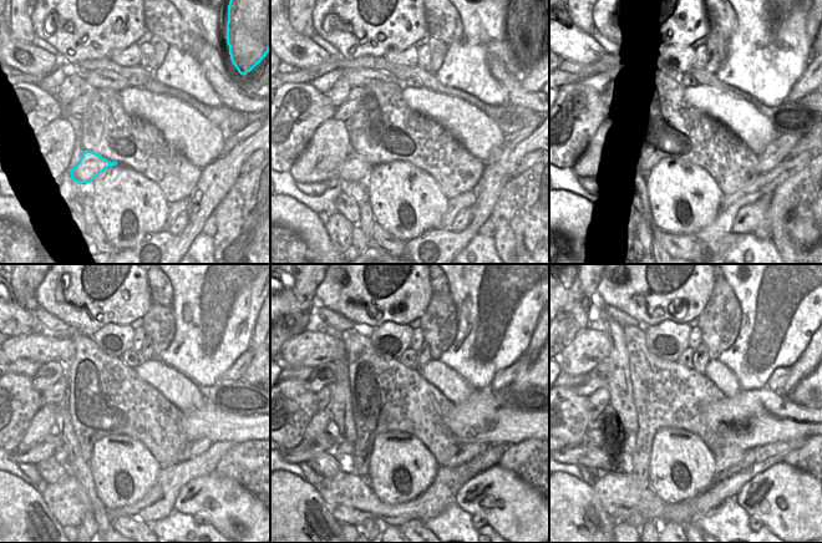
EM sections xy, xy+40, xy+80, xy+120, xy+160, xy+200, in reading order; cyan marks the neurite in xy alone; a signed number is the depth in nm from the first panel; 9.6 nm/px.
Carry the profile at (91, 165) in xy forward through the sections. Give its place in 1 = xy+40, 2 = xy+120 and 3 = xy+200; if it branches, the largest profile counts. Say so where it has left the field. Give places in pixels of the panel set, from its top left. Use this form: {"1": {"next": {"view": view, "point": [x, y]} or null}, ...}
{"1": {"next": {"view": "xy+40", "point": [355, 168]}}, "2": {"next": {"view": "xy+120", "point": [44, 450]}}, "3": {"next": {"view": "xy+200", "point": [593, 437]}}}

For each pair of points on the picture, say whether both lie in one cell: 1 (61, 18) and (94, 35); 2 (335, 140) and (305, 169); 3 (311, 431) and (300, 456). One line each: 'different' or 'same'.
1: same
2: same
3: different

